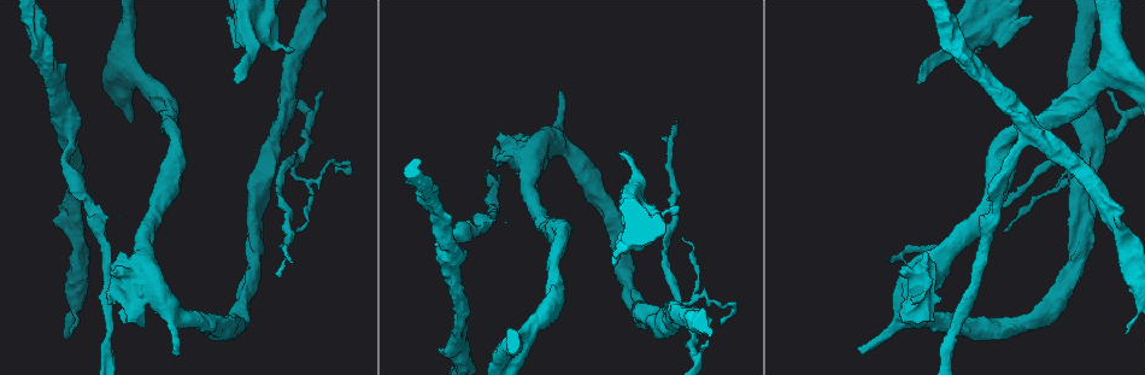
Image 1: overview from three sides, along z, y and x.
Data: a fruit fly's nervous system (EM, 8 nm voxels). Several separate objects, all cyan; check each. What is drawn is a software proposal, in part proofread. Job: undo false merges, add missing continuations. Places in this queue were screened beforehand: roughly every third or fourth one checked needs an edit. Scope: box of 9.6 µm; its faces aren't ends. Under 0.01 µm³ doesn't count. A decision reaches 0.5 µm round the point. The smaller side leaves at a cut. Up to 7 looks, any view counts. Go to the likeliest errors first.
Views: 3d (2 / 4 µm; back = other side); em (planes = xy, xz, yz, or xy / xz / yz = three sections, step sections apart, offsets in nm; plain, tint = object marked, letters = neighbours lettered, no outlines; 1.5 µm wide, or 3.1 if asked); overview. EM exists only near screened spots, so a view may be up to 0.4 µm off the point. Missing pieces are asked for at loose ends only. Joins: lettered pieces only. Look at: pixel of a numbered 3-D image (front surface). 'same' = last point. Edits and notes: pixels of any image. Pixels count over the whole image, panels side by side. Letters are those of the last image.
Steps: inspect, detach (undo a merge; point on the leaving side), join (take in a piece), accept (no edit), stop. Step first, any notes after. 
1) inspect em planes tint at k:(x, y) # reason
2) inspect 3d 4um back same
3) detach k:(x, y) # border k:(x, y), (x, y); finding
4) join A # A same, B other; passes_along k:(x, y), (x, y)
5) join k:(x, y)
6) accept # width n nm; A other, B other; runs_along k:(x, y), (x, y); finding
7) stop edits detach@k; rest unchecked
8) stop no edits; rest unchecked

inspect em xz step 8 letters at 1:(916, 81) # branch stops here

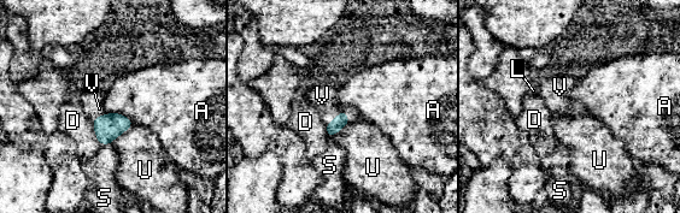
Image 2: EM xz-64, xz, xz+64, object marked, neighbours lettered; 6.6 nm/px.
join V # A other, D other, L other, S other, U other, V same; passes_along 2:(338, 123), (340, 113), (323, 96); it goes on there

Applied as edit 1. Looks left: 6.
inspect overview # redraw

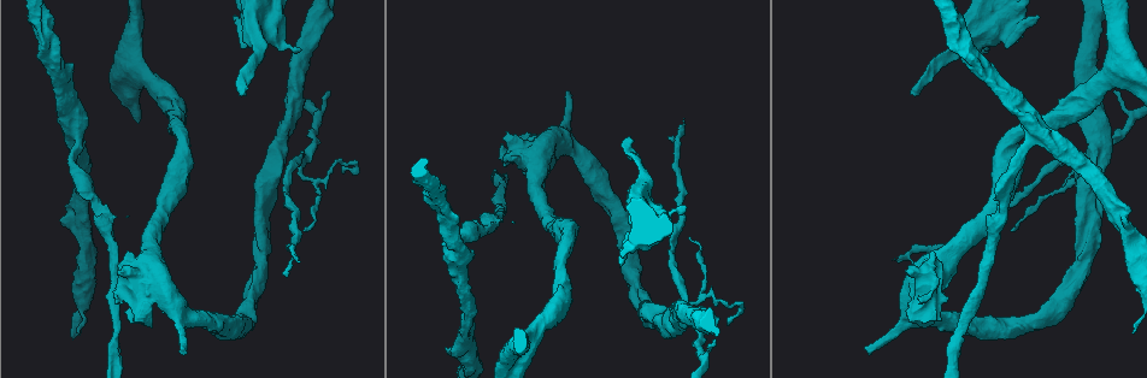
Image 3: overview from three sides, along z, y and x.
inspect 3d 4um at 3:(568, 91)

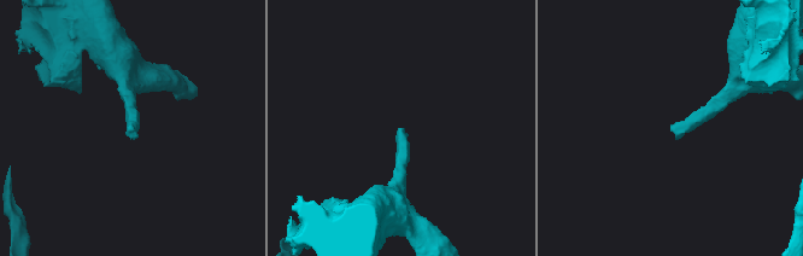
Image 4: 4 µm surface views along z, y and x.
inspect em planes letters at 4:(132, 130) # now the EM

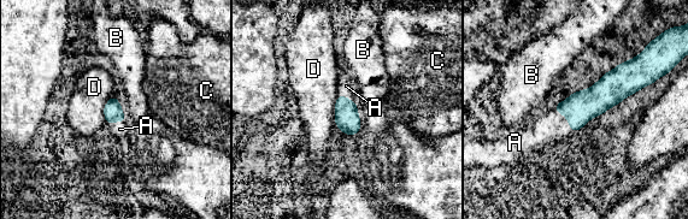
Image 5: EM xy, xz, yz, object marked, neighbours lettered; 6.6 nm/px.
join A # longest_contact A 200 nm; A same, B other, C other, D other; passes_along 5:(580, 107), (565, 116), (547, 128); it goes on there

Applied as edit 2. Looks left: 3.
inspect em xz step 4 letters at 3:(76, 330) # an open end

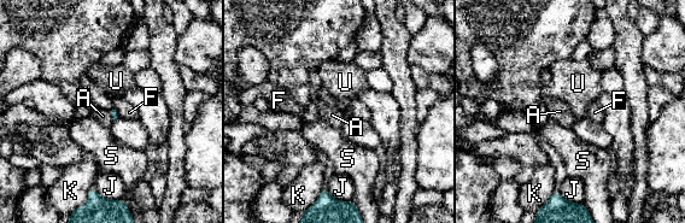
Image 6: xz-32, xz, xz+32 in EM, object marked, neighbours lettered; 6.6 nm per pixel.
inspect em planes letters same # cut it another way

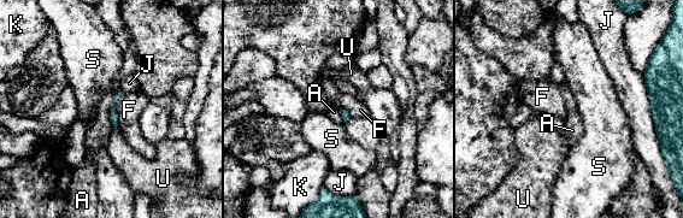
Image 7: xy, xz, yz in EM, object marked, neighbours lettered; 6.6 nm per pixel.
accept # A other, F other, J other, K other, S other, U other; border 7:(119, 88), (110, 112), (115, 128); none of them fits

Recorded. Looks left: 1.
stop edits join@2, join@5; rest unchecked

